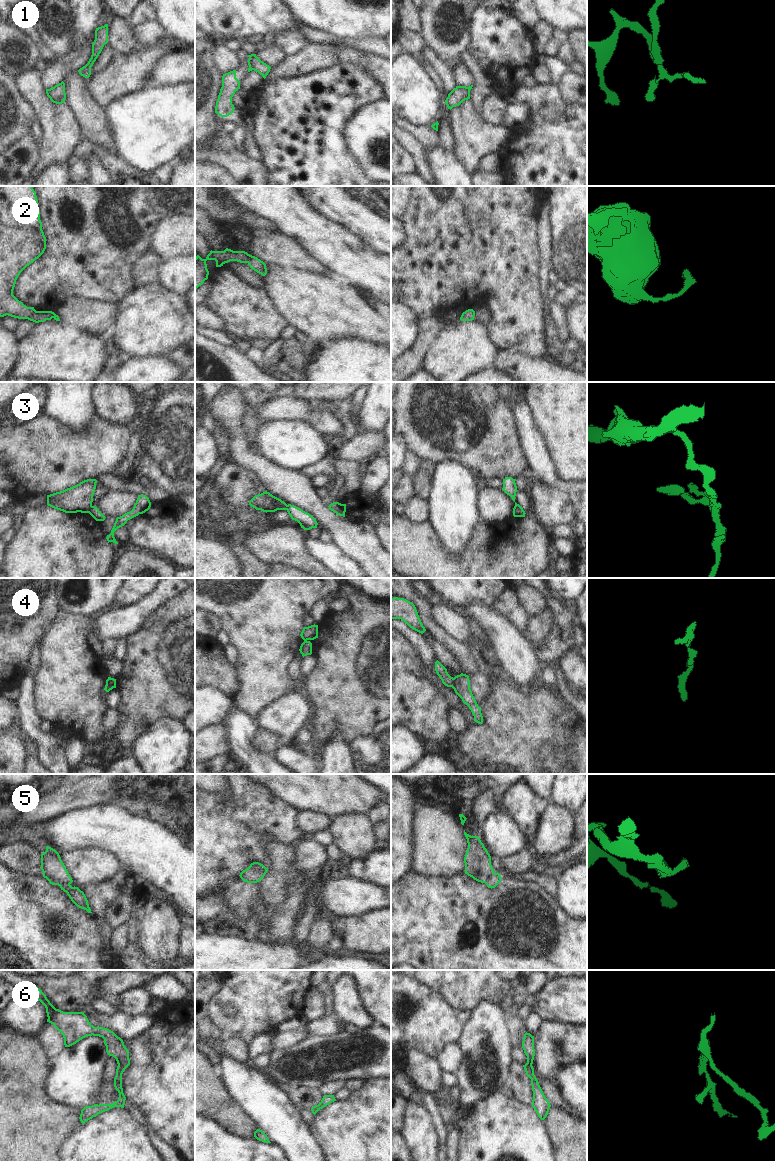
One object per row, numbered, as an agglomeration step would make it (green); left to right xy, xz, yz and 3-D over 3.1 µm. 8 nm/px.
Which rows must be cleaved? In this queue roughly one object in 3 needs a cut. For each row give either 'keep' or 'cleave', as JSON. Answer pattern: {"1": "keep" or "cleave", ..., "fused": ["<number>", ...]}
{"1": "cleave", "2": "cleave", "3": "cleave", "4": "cleave", "5": "cleave", "6": "keep", "fused": ["1", "2", "3", "4", "5"]}

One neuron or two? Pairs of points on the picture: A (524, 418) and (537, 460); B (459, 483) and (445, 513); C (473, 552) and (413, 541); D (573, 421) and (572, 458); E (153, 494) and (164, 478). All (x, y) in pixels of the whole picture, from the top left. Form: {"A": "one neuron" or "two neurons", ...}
{"A": "one neuron", "B": "one neuron", "C": "one neuron", "D": "one neuron", "E": "two neurons"}

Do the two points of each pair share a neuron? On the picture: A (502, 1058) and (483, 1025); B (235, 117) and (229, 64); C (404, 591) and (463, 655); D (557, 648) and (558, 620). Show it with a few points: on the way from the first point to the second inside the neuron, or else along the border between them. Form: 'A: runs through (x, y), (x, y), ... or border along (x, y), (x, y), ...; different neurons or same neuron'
A: runs through (498, 1050), (492, 1041), (490, 1033); same neuron
B: border along (236, 52), (239, 65), (223, 74); different neurons
C: runs through (421, 604), (425, 608), (428, 622), (446, 640); same neuron
D: runs through (557, 641), (558, 627); same neuron

